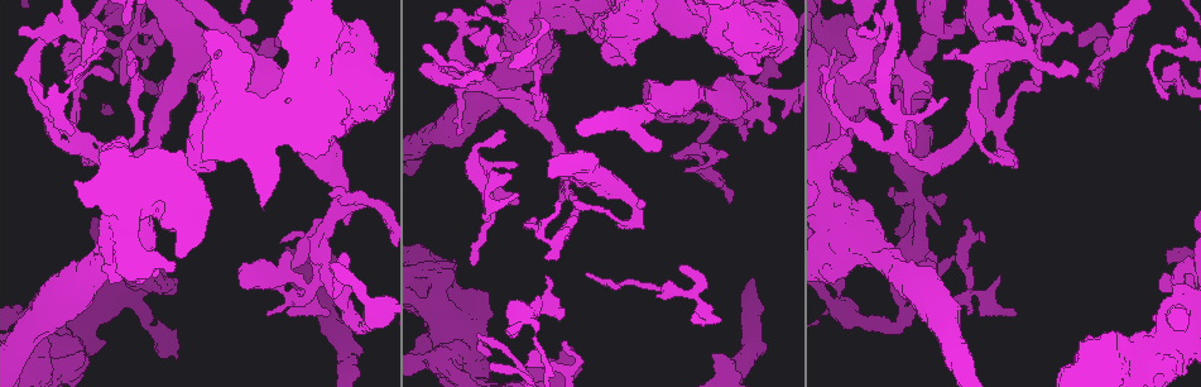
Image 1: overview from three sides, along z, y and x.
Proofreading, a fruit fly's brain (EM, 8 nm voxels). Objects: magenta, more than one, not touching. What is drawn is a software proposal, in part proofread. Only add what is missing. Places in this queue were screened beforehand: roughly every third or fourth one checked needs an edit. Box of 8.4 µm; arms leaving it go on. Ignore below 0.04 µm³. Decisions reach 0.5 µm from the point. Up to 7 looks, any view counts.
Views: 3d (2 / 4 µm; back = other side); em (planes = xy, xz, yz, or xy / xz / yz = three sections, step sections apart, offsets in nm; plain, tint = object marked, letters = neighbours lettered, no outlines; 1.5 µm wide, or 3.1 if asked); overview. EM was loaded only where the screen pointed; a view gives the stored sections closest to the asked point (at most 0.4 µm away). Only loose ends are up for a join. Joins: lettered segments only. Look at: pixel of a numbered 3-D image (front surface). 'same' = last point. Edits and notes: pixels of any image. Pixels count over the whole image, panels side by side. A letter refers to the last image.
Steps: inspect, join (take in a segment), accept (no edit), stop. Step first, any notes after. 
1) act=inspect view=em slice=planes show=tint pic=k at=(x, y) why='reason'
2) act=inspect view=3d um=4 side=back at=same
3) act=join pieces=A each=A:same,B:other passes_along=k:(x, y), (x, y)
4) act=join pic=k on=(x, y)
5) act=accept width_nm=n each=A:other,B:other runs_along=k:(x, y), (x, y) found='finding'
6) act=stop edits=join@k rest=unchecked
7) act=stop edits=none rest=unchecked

act=inspect view=3d um=4 pic=1 at=(436, 20) why='branch stops here'

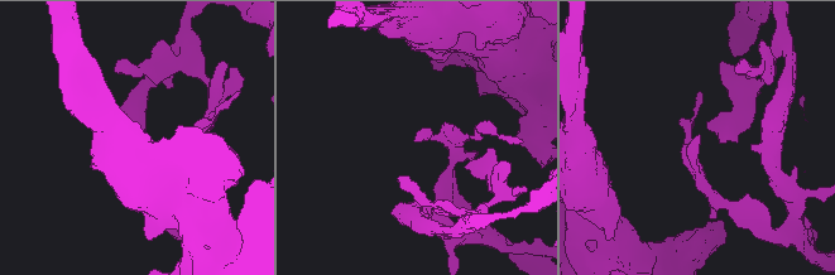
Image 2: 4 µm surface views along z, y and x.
act=inspect view=em slice=planes show=plain pic=2 at=(699, 136)

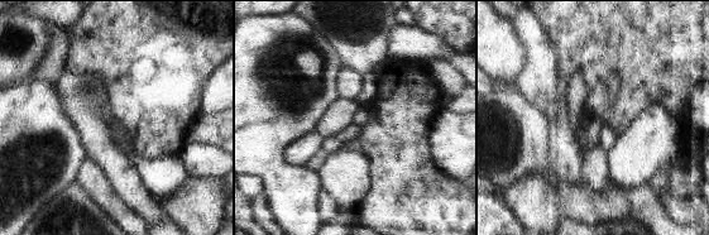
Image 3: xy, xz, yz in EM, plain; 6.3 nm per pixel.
act=inspect view=em slice=planes show=letters at=same why='what lies round it'

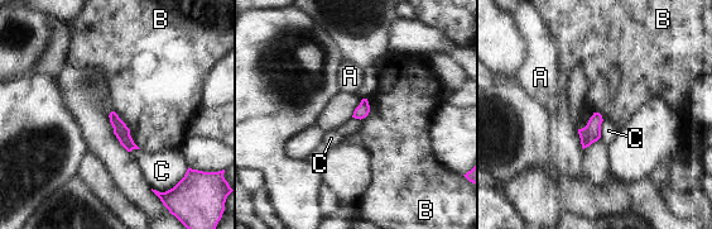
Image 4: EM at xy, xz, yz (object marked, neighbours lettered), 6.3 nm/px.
act=accept each=A:other,B:other,C:other found='none of them fits'

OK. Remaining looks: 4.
act=inspect view=em slice=planes show=letters pic=1 at=(518, 164) why='an open end'

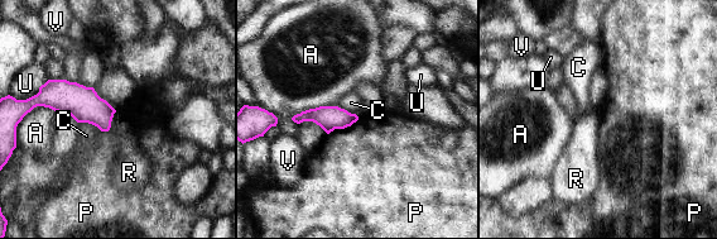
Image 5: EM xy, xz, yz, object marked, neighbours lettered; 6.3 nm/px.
act=accept each=A:other,C:other,P:other,R:other,U:other,V:other border=5:(116, 110), (111, 127), (107, 130) found='none of them fits'

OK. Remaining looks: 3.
act=inspect view=3d um=4 side=back pic=1 at=(489, 363) why='free end'

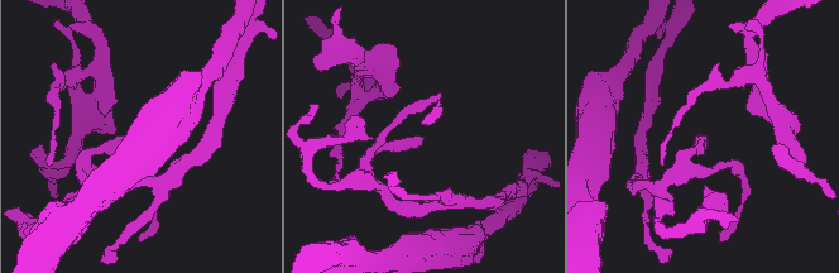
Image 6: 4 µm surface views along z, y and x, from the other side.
act=inspect view=em slice=yz step=4 show=tint pic=6 at=(705, 136) why='shape alone is not enough'

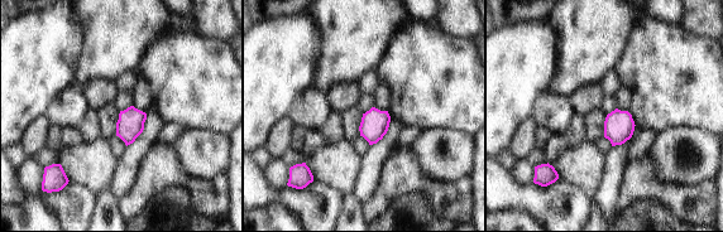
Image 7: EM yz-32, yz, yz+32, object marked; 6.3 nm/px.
act=inspect view=em slice=planes show=letters at=same

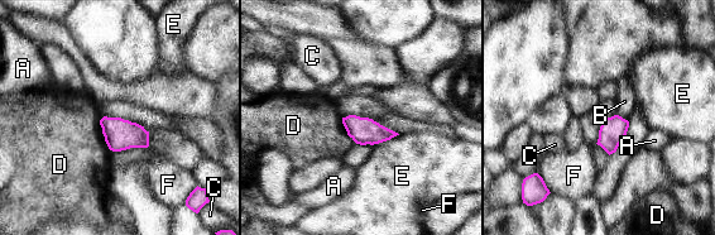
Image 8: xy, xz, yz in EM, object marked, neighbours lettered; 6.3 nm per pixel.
act=accept each=A:other,B:other,C:other,D:other,E:other,F:other border=8:(617, 114), (627, 120) found='none of them fits'

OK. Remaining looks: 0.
act=stop edits=none rest=unchecked

